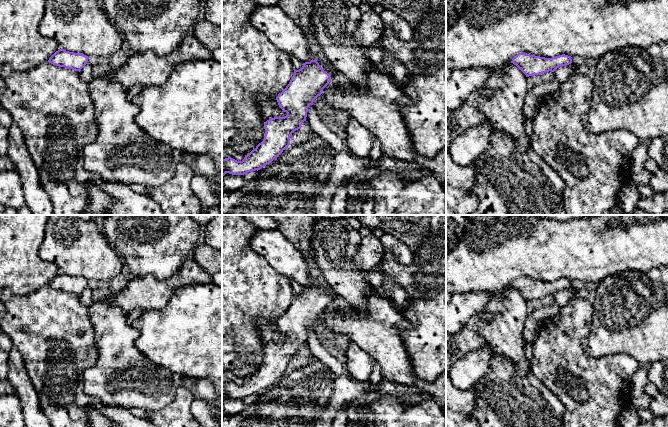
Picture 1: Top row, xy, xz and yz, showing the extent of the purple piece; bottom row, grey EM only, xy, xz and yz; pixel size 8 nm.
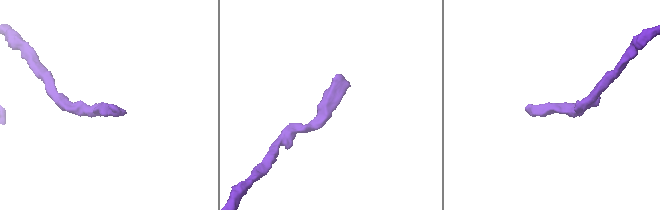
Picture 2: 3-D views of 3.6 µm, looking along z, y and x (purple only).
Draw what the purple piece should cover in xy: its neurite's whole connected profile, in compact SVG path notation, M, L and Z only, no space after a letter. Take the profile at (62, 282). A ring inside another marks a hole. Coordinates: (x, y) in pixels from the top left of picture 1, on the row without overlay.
M59 273L49 282L48 286L59 291L80 296L88 286L88 280Z

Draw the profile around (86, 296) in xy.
M87 286L80 295L80 302L86 306L90 306L93 303L92 292L93 290Z

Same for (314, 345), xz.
M313 329L308 331L306 346L309 353L313 354L319 361L329 367L336 375L348 375L345 365L327 352Z

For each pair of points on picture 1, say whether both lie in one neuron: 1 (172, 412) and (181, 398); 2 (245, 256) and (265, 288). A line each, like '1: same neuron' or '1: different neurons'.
1: same neuron
2: same neuron

